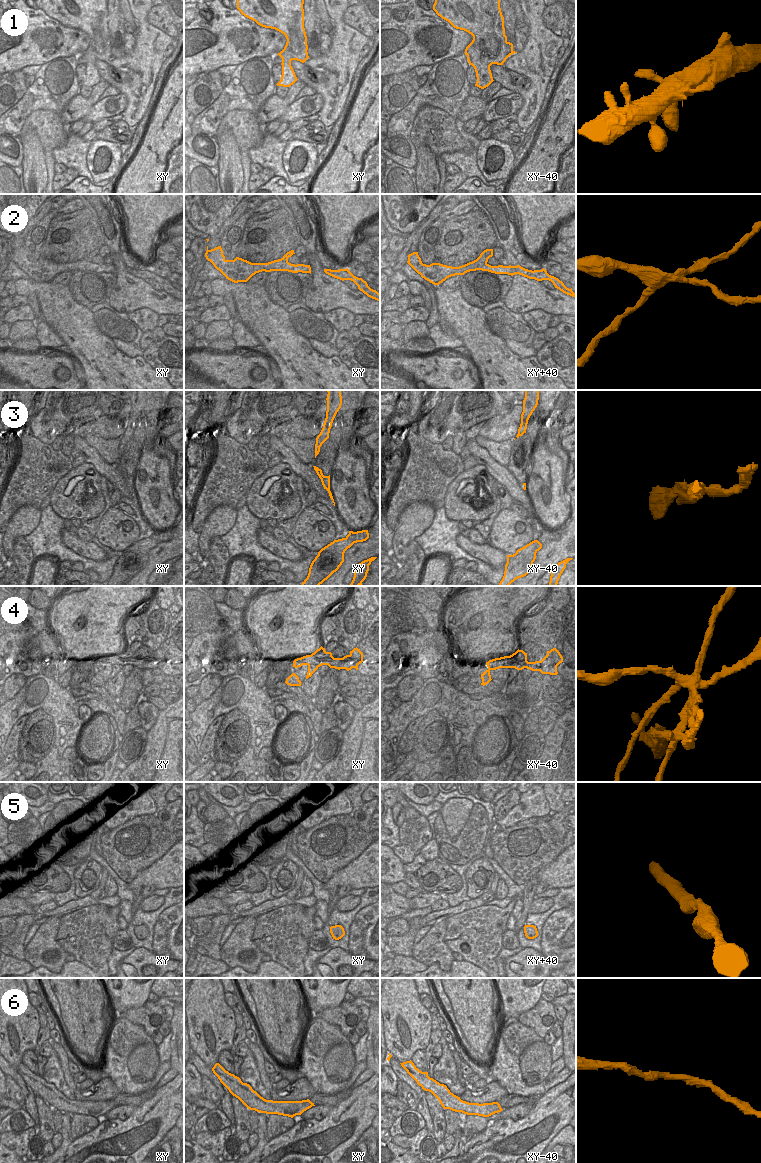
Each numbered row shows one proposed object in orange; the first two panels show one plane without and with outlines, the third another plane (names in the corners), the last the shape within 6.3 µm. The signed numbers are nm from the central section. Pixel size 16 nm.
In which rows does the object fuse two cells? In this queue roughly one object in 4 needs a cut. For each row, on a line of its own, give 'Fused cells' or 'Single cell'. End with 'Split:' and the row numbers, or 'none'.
1: Single cell
2: Fused cells
3: Fused cells
4: Fused cells
5: Single cell
6: Single cell
Split: 2, 3, 4.

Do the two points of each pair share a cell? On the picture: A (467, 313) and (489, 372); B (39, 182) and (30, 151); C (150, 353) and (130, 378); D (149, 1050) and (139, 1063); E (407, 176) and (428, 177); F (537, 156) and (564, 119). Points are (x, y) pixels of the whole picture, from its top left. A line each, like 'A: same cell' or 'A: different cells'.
A: same cell
B: same cell
C: different cells
D: same cell
E: different cells
F: same cell

